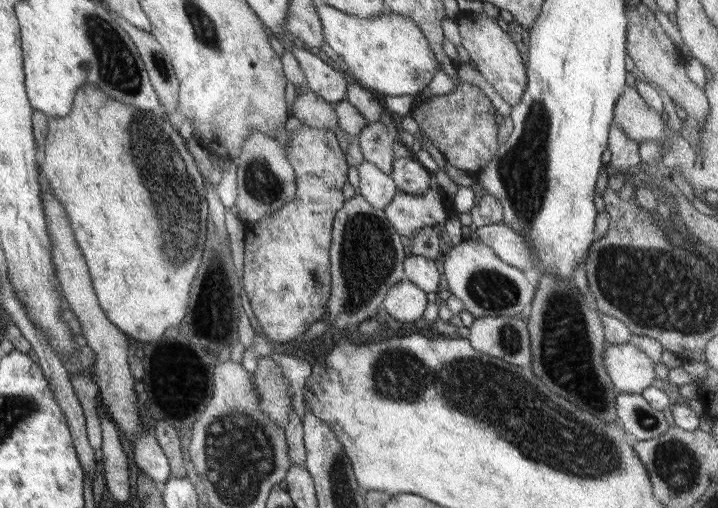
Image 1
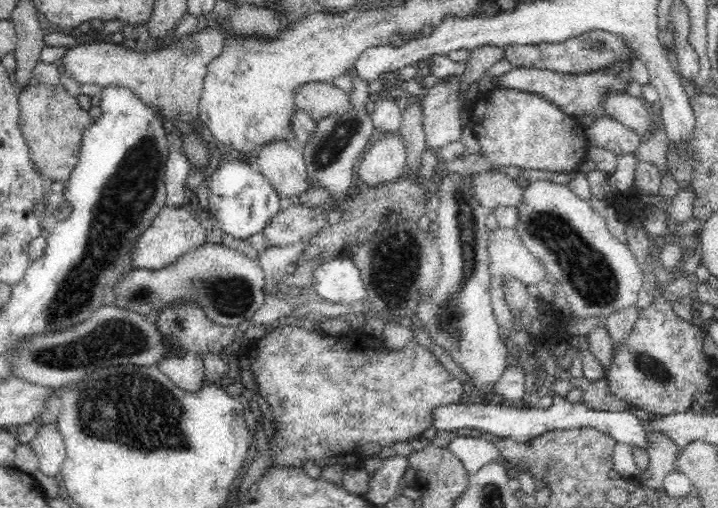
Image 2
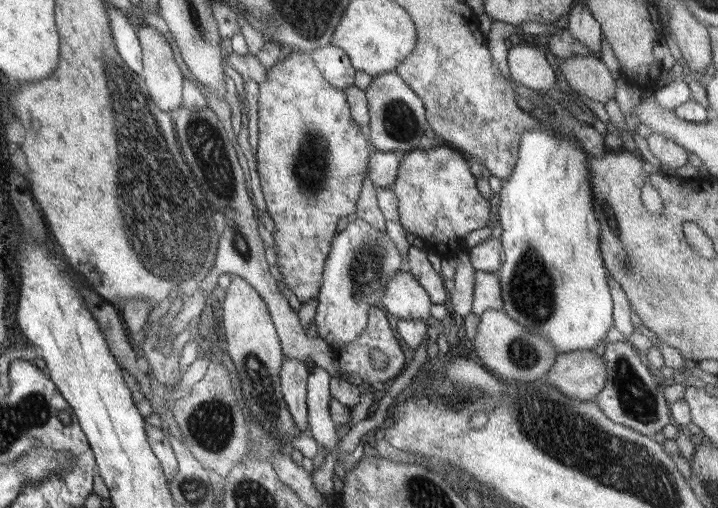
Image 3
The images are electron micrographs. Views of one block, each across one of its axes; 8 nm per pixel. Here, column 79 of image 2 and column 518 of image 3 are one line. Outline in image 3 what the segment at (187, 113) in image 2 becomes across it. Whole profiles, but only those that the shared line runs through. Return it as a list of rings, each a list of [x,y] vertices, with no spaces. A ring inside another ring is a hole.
[[[529,44],[513,45],[507,50],[507,68],[511,80],[527,89],[551,90],[557,86],[557,76],[542,51]]]

